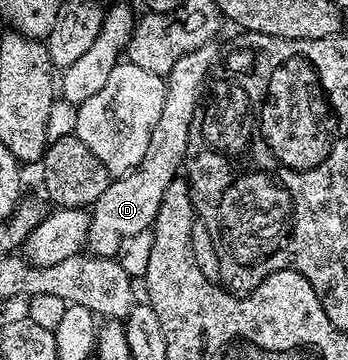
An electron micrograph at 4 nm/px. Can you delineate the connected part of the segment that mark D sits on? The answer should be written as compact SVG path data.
M216 46L200 47L175 61L175 69L165 79L165 100L163 101L163 113L159 113L159 122L155 124L155 133L151 133L151 145L147 145L147 153L143 161L135 170L128 171L126 175L118 175L107 185L103 197L95 201L89 216L89 241L88 250L94 255L106 257L120 256L129 239L139 233L150 230L159 213L159 205L163 205L163 195L167 193L167 185L171 185L173 179L182 174L185 166L185 154L187 153L187 141L191 137L191 125L197 116L197 108L205 94L207 80L218 62Z

